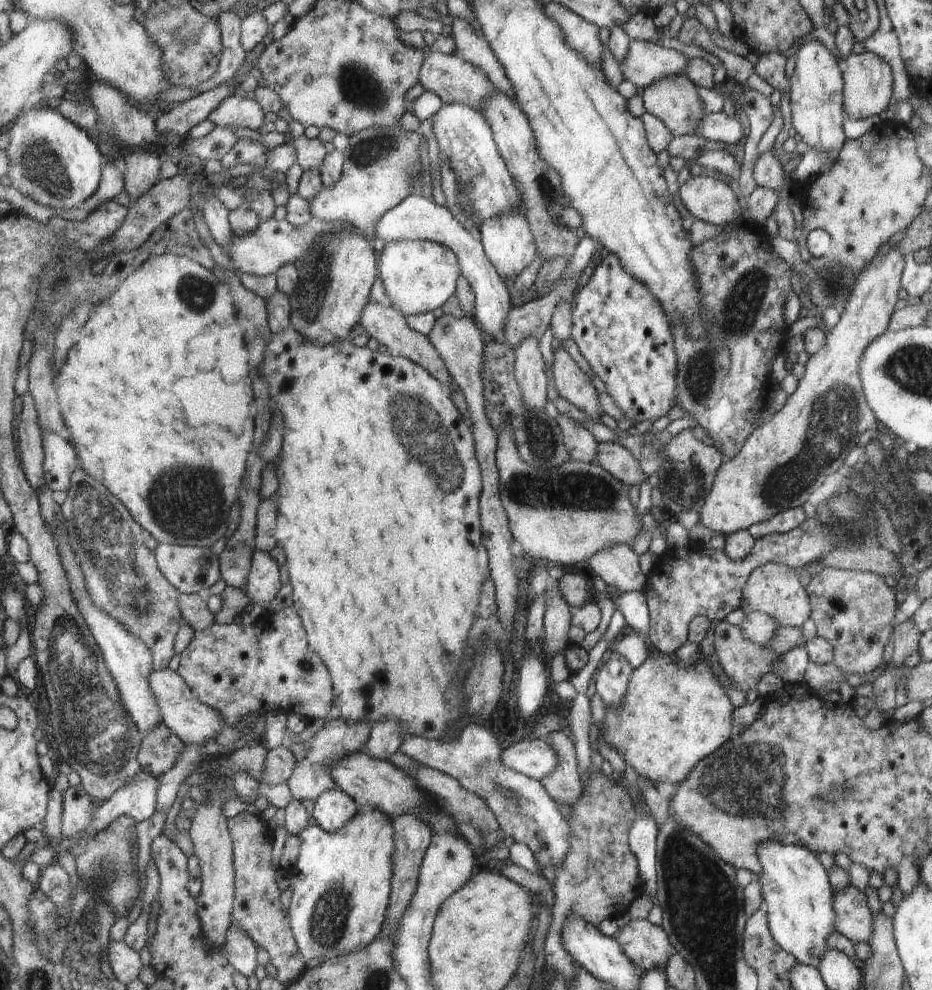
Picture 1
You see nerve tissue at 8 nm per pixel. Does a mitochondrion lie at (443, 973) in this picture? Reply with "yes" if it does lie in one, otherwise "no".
no

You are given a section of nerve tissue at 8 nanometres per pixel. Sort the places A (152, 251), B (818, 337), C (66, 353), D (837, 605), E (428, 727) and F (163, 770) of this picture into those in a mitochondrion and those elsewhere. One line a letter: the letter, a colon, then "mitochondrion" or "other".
A: other
B: other
C: other
D: other
E: other
F: other

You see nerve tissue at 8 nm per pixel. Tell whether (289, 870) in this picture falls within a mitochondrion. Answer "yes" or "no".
no

